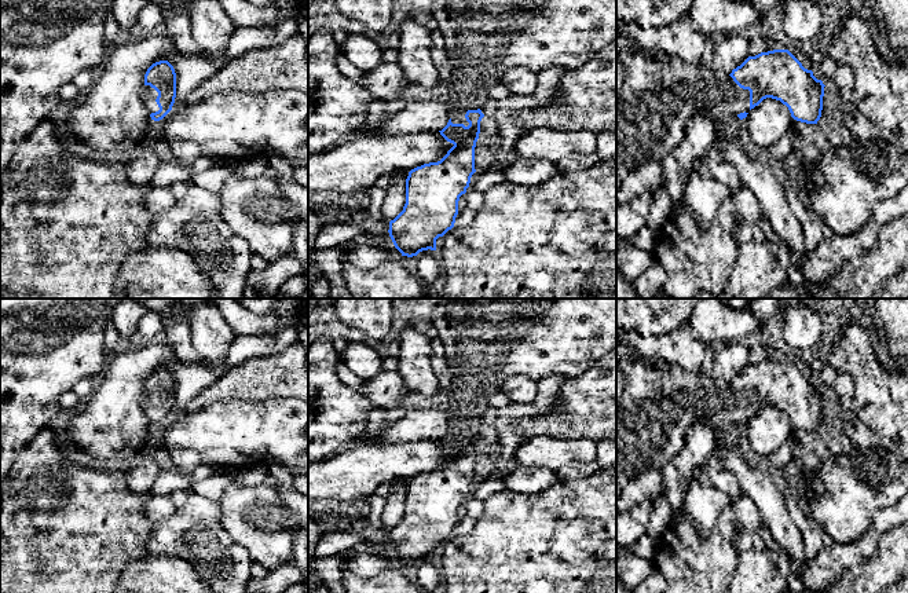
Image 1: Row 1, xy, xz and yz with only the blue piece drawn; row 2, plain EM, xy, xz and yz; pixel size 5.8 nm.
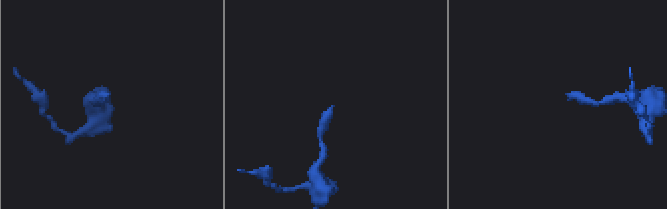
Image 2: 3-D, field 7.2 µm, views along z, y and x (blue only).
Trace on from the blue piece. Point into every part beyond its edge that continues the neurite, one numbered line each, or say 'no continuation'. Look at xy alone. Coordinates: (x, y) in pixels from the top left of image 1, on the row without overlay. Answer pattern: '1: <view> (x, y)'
1: xy (149, 402)

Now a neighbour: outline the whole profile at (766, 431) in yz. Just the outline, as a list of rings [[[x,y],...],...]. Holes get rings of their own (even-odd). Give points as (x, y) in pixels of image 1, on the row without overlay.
[[[766,406],[751,417],[746,425],[748,447],[768,458],[791,435],[791,421],[780,409]]]

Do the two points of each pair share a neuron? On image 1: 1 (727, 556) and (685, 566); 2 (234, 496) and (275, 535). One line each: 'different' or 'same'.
1: same
2: same

